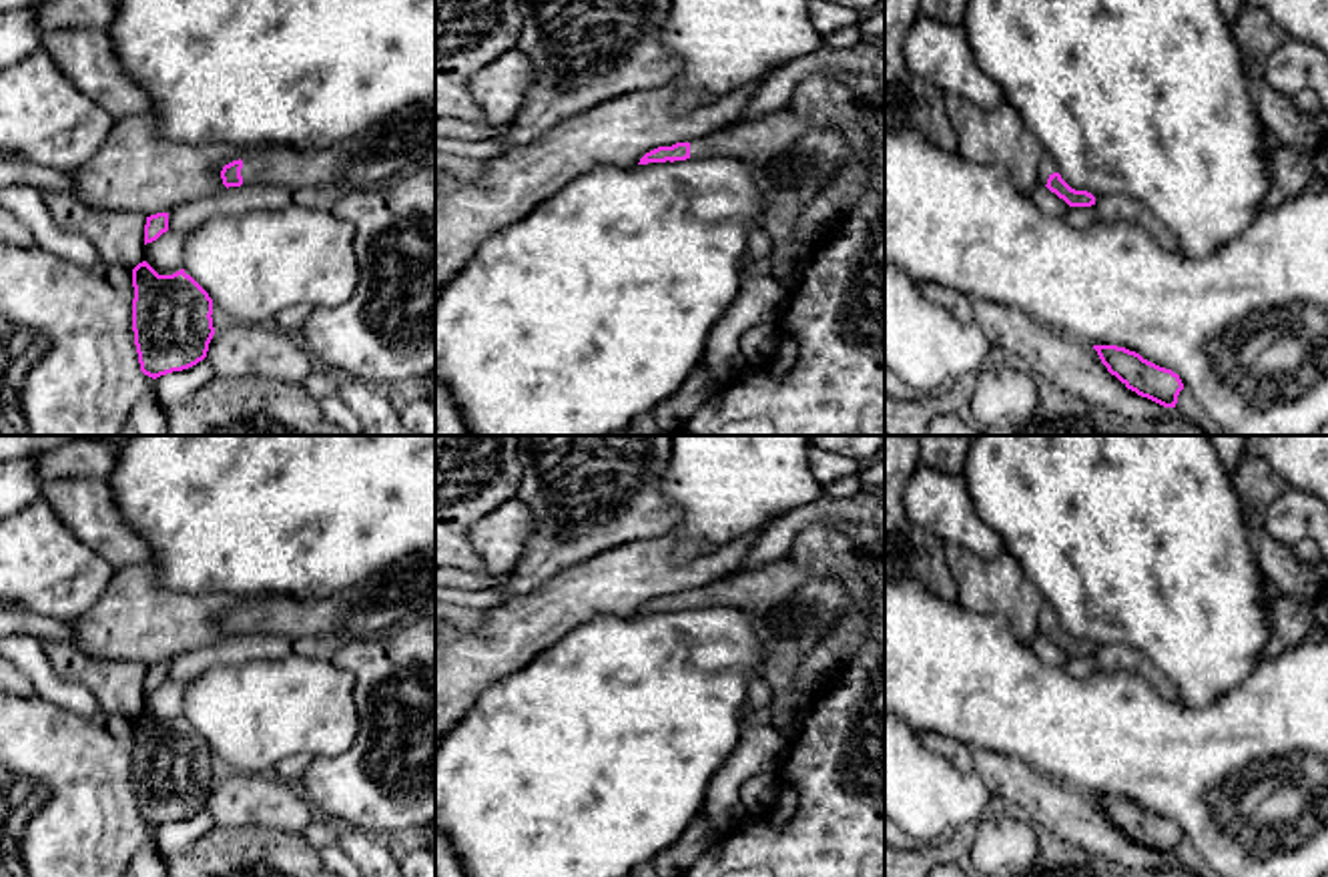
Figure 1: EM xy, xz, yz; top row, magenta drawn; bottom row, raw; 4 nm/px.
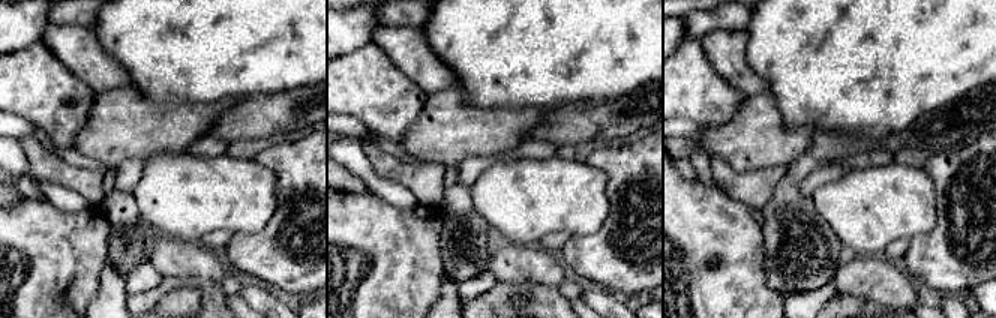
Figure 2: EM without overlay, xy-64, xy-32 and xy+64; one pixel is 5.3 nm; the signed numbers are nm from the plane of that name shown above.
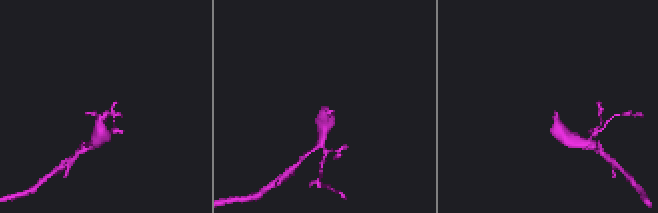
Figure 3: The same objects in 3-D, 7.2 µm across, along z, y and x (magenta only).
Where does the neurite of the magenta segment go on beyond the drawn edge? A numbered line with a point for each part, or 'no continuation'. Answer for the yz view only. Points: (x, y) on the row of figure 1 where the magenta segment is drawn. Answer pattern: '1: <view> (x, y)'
1: yz (1048, 167)

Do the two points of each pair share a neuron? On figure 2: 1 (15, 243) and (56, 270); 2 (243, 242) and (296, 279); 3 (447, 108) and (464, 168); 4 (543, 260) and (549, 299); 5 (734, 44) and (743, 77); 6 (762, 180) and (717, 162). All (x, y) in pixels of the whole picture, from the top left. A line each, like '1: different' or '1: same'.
1: same
2: same
3: different
4: different
5: same
6: same

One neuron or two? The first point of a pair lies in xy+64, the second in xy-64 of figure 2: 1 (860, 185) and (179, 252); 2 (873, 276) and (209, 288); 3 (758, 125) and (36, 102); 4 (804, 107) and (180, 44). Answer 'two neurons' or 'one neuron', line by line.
1: two neurons
2: two neurons
3: two neurons
4: one neuron

